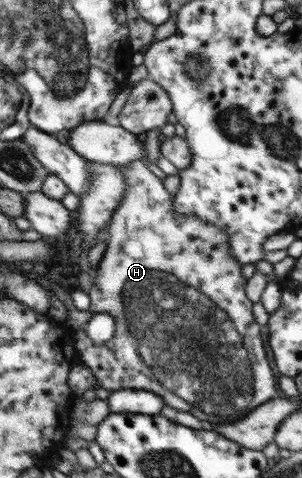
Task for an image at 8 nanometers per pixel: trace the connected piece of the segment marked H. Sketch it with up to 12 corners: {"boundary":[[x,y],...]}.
{"boundary":[[142,161],[76,349],[206,425],[278,395],[230,237]]}

